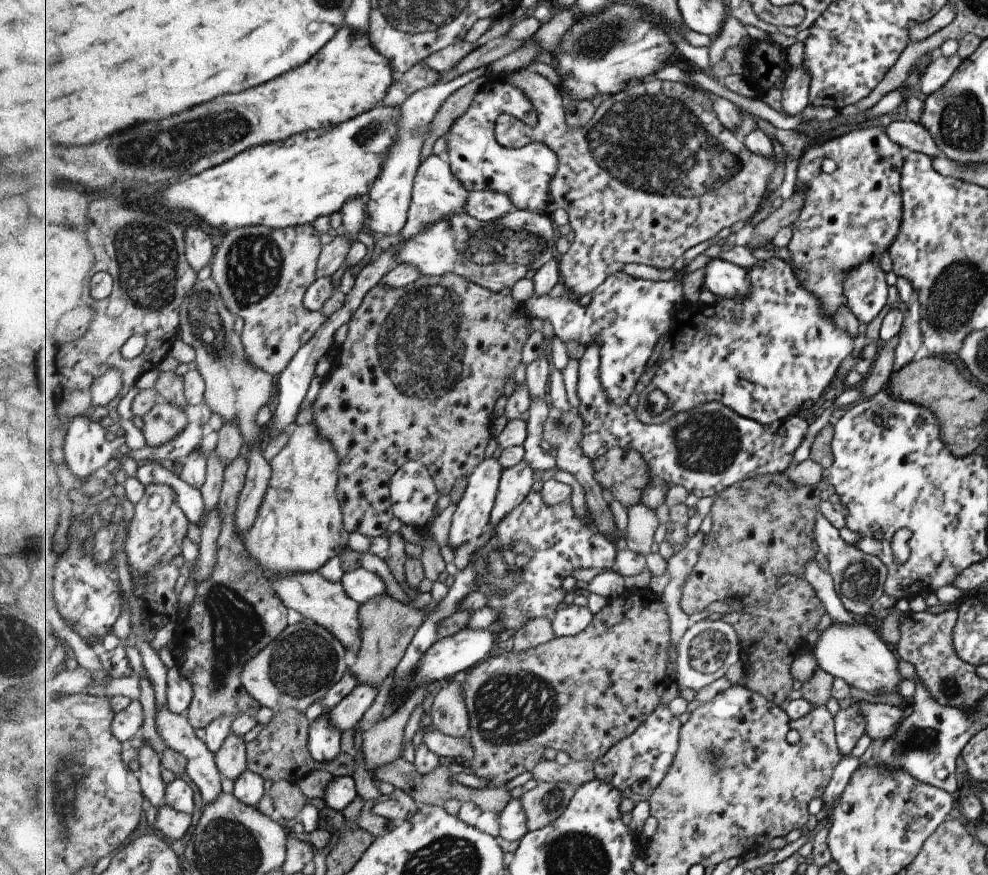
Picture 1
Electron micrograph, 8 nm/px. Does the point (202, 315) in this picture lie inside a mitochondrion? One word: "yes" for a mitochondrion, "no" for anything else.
yes

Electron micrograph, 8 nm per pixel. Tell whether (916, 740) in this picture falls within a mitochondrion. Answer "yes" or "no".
yes

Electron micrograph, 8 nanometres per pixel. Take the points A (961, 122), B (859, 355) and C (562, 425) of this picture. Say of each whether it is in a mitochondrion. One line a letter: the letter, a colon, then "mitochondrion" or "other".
A: mitochondrion
B: other
C: mitochondrion

